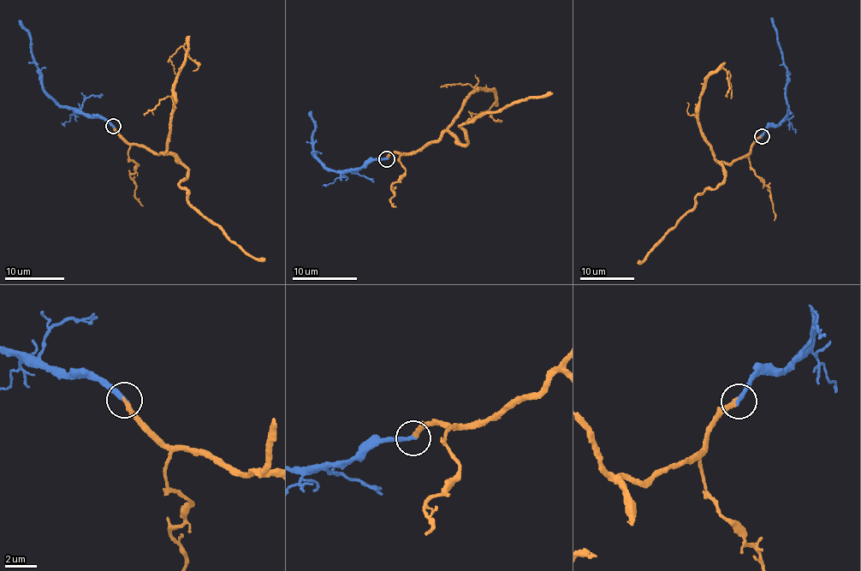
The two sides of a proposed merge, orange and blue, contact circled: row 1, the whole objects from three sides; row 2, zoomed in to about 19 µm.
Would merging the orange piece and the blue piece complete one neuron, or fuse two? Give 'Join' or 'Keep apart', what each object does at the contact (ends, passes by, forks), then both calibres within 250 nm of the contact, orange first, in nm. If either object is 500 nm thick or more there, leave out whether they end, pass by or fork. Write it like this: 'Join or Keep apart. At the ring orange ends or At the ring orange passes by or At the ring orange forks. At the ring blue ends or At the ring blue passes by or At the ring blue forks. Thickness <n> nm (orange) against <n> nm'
Join. At the ring orange ends. At the ring blue ends. Thickness 300 nm (orange) against 320 nm

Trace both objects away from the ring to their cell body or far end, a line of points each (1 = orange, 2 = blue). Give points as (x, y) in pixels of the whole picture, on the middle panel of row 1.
1: (386, 157), (394, 153), (416, 153), (444, 132), (465, 144), (461, 126), (467, 121), (552, 92)
2: (386, 157), (370, 160), (357, 169), (342, 170), (327, 169), (314, 156), (311, 139), (316, 124), (310, 110)

